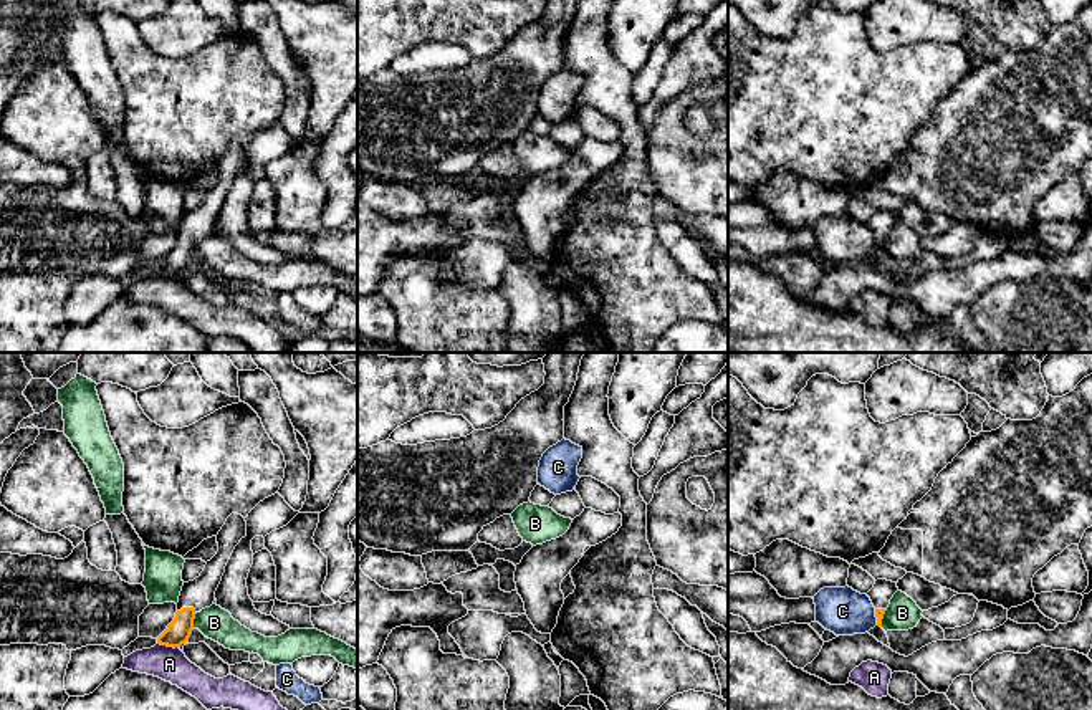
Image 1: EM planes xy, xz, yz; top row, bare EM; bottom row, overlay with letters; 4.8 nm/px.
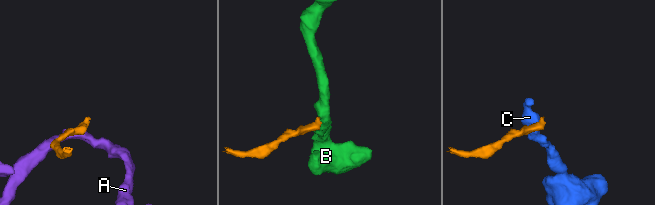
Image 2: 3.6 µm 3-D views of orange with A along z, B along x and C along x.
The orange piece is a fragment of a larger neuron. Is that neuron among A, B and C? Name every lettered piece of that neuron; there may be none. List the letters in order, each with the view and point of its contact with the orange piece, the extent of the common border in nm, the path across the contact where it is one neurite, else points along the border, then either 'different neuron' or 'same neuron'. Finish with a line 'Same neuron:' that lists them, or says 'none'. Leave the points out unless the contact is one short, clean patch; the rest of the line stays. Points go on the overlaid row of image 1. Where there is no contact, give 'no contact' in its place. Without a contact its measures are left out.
A: contact xy (167, 646); length 110 nm; different neuron
B: contact xy (192, 621); length 80 nm; border xy (197, 613), (192, 628); different neuron
C: contact yz (876, 614); length 50 nm; border yz (874, 609), (876, 618); different neuron
Same neuron: none

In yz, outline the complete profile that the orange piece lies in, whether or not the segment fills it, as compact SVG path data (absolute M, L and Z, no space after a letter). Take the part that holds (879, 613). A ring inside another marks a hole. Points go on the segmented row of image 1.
M877 579L874 588L867 592L875 607L877 626L882 627L884 614L897 591L898 591L897 583Z

